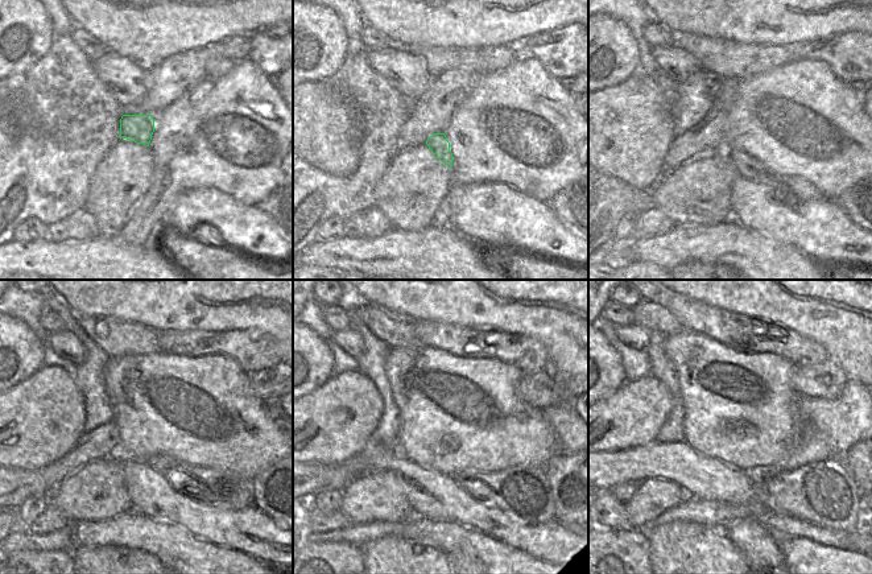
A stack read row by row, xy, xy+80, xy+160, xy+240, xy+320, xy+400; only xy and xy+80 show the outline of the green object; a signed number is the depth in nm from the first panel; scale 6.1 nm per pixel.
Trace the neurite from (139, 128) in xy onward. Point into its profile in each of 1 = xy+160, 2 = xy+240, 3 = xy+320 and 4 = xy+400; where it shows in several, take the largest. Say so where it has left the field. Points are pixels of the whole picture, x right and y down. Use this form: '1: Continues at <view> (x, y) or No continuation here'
1: Continues at xy+160 (798, 190)
2: Continues at xy+240 (223, 490)
3: Continues at xy+320 (523, 492)
4: Continues at xy+400 (823, 494).

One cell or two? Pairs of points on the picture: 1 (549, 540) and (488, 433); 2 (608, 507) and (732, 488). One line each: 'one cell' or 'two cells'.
1: two cells
2: two cells

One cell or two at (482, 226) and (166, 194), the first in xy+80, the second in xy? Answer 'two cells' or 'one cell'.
two cells

